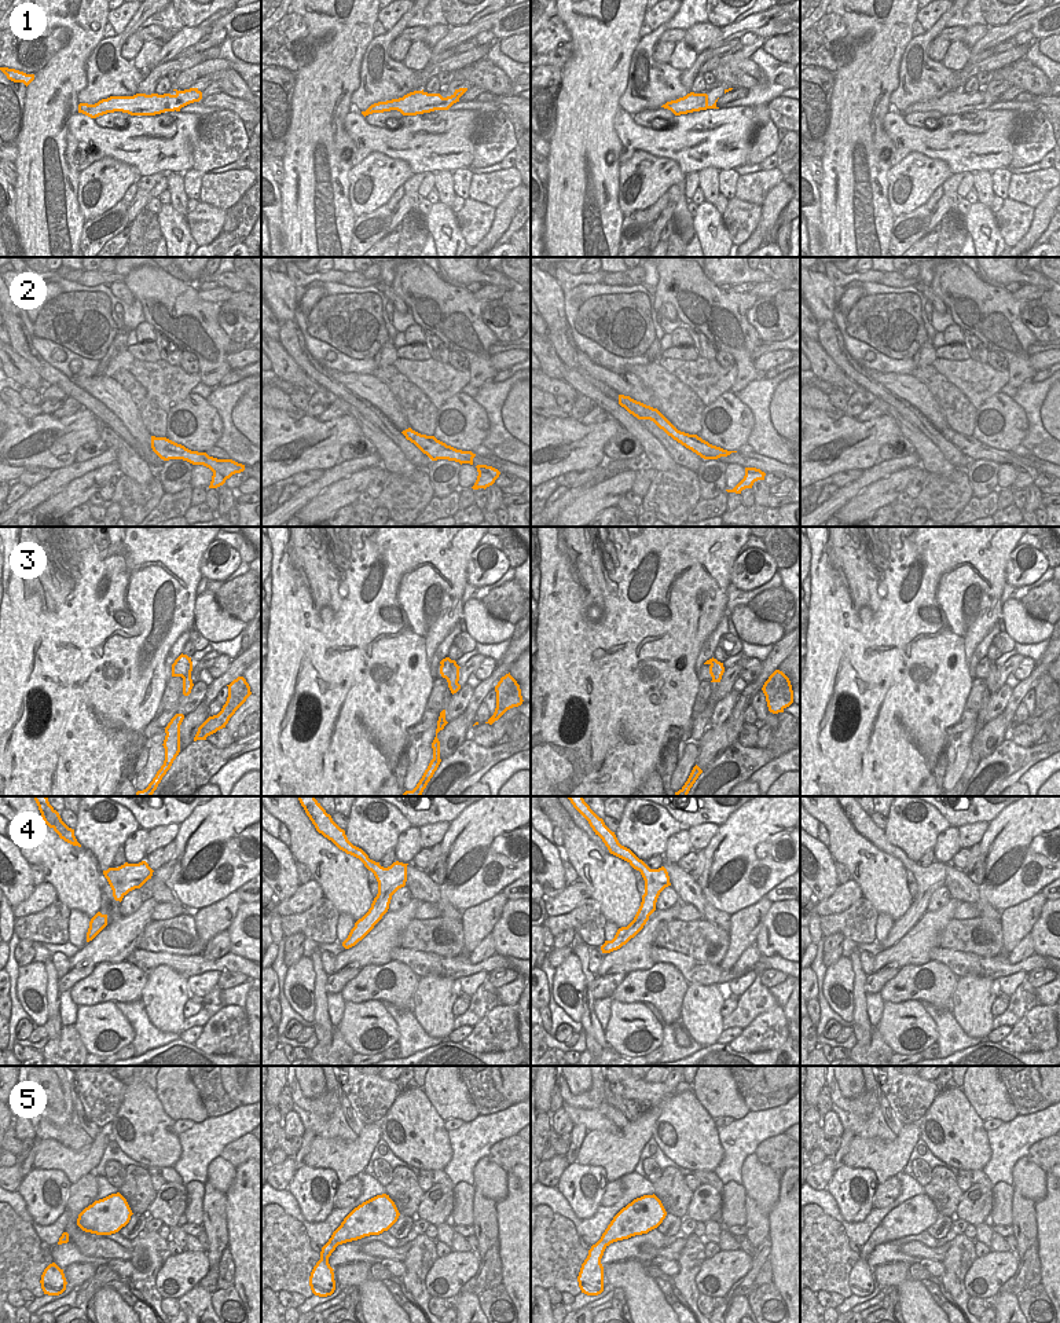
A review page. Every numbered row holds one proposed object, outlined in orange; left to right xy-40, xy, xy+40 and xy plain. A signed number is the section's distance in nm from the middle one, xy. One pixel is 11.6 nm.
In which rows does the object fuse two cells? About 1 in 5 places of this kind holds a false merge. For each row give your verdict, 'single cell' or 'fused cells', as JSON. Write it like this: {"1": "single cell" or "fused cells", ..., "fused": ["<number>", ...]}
{"1": "single cell", "2": "fused cells", "3": "fused cells", "4": "single cell", "5": "single cell", "fused": ["2", "3"]}

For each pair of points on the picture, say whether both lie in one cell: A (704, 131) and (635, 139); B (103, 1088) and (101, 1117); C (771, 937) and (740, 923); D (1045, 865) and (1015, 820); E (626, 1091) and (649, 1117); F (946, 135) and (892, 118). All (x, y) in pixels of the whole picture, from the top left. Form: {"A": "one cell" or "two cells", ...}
{"A": "one cell", "B": "one cell", "C": "two cells", "D": "one cell", "E": "two cells", "F": "one cell"}

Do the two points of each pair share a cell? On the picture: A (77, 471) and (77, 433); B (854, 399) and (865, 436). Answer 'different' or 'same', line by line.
A: different
B: different

